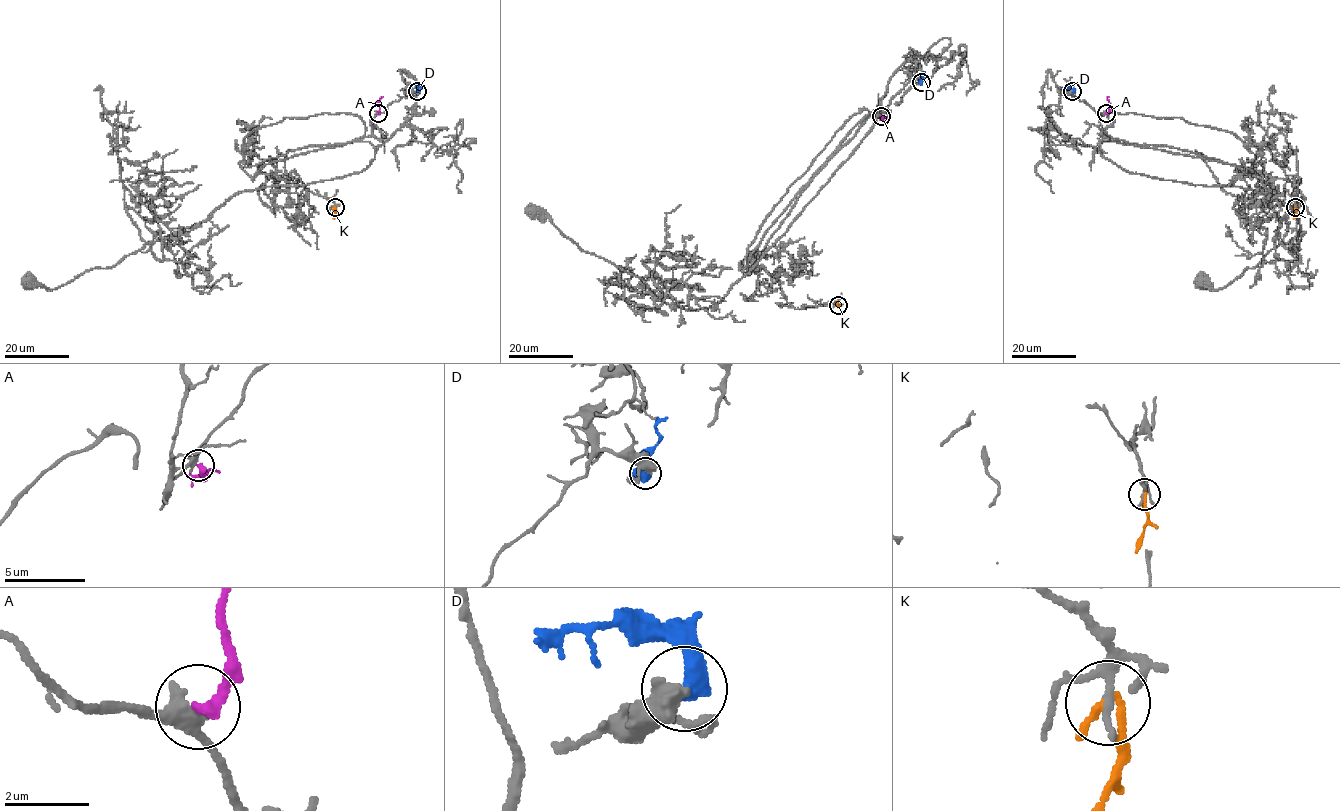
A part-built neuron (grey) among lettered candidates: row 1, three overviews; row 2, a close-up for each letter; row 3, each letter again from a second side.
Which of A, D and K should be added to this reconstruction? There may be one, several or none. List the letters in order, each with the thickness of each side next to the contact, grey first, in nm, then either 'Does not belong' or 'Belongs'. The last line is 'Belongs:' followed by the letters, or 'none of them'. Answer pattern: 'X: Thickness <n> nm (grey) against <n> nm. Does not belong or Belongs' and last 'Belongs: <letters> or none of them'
A: Thickness 360 nm (grey) against 280 nm. Does not belong
D: Thickness 420 nm (grey) against 480 nm. Does not belong
K: Thickness 180 nm (grey) against 240 nm. Does not belong
Belongs: none of them

